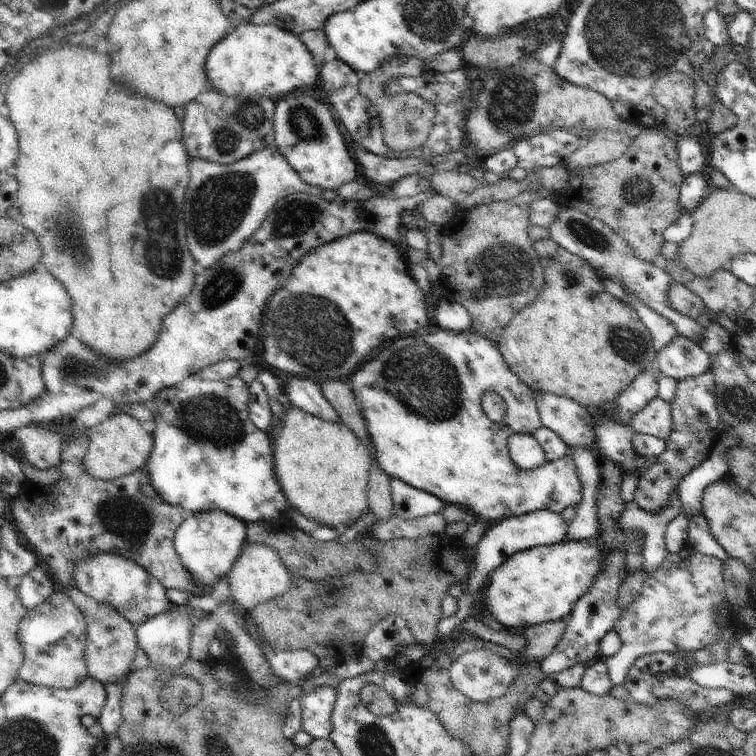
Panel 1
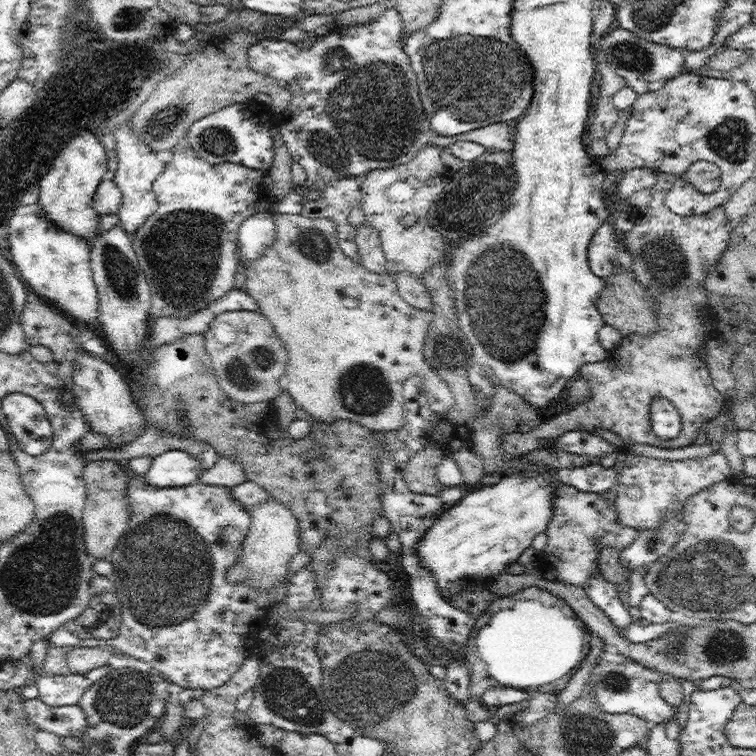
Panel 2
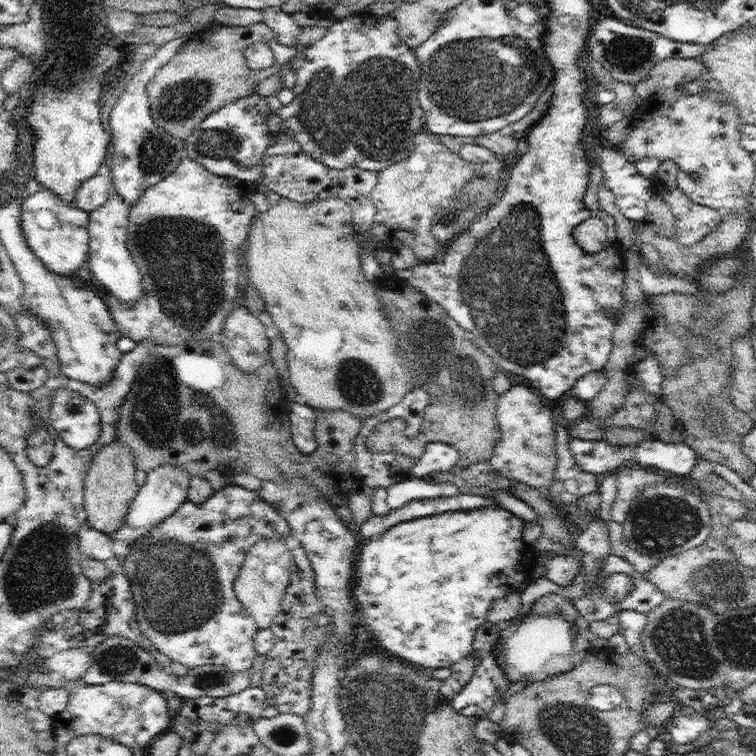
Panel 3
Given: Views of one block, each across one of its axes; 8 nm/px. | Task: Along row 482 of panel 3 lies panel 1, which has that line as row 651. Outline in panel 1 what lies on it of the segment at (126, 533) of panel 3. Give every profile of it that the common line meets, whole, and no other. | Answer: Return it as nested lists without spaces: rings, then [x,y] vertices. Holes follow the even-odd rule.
[[[178,605],[136,627],[138,649],[145,651],[150,666],[160,670],[172,670],[180,668],[188,660],[194,622],[200,618],[201,612],[202,610],[195,609],[191,605],[188,607]]]

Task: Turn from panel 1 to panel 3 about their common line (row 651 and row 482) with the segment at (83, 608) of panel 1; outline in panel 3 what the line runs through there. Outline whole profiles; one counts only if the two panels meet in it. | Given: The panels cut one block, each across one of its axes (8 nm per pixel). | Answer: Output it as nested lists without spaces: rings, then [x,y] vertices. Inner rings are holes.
[[[121,441],[104,444],[96,456],[85,478],[84,508],[87,516],[87,525],[100,530],[102,534],[112,535],[124,524],[128,508],[137,495],[139,486],[136,482],[136,466],[132,450]]]

